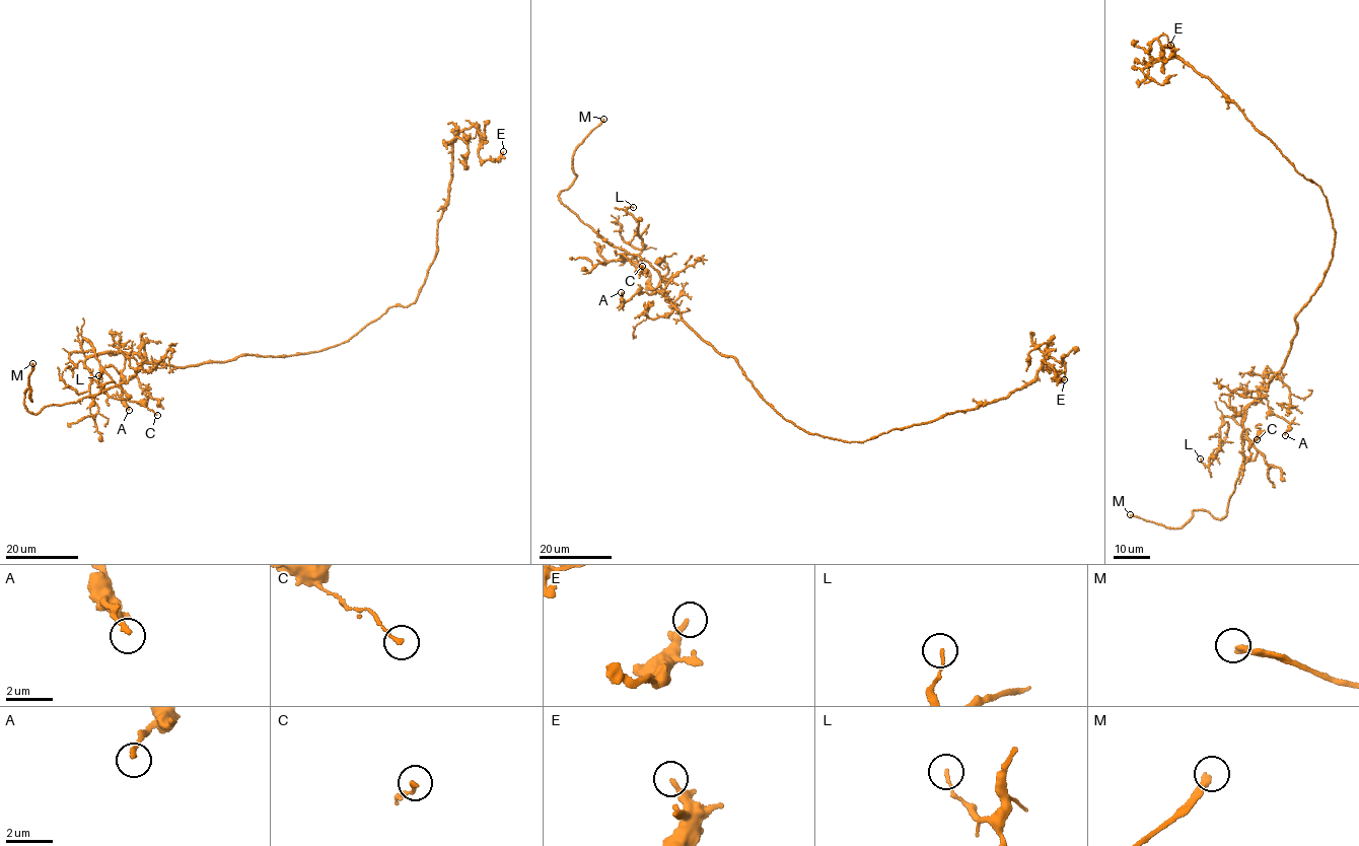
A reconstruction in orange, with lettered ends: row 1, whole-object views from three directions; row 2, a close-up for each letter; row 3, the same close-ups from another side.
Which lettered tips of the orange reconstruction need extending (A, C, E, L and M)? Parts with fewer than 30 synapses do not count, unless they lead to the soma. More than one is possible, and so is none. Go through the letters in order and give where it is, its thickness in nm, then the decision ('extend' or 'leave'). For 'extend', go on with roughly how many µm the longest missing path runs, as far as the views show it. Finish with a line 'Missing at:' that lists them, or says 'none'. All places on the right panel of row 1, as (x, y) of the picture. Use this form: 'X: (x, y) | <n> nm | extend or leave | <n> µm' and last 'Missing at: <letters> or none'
A: (1285, 435) | 200 nm | leave
C: (1257, 439) | 140 nm | leave
E: (1170, 45) | 260 nm | leave
L: (1200, 459) | 100 nm | leave
M: (1130, 514) | 280 nm | extend | 25 µm
Missing at: M

